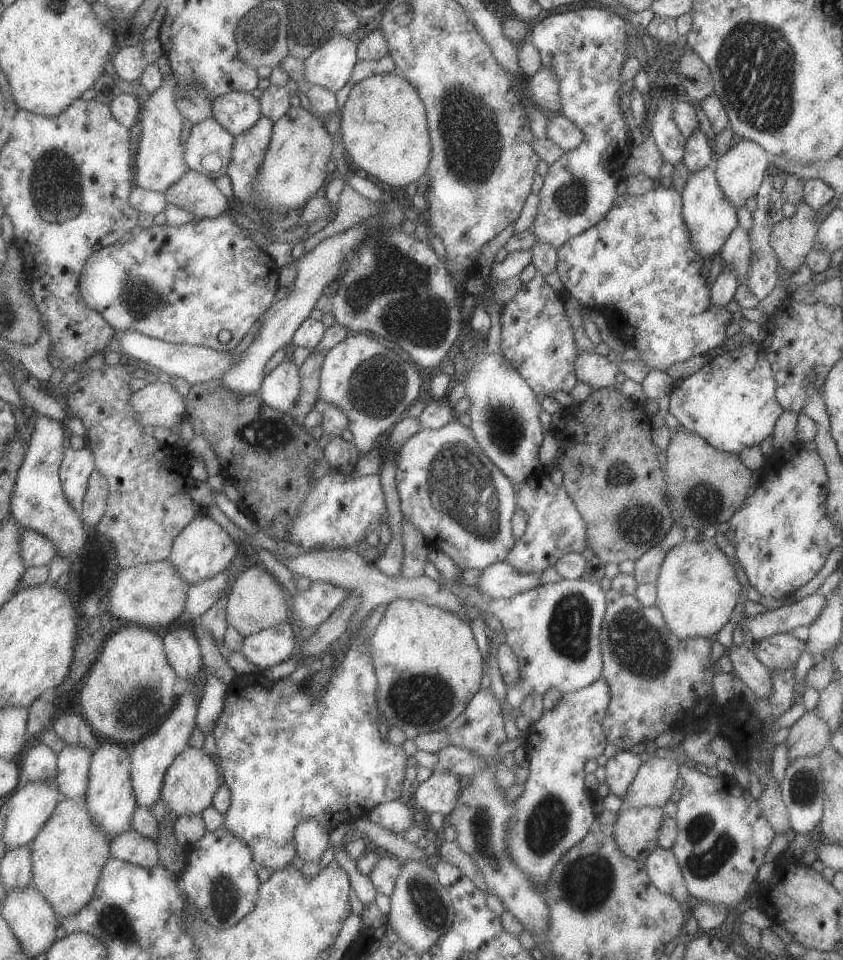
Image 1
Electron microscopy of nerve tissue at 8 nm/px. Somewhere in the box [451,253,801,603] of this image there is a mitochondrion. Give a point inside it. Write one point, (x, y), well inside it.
(638, 521)

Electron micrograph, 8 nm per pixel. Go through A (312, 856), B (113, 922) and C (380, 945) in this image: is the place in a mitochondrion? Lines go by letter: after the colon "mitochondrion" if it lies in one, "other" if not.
A: other
B: mitochondrion
C: other

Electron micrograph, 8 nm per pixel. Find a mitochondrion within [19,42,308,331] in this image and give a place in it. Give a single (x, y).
(57, 187)

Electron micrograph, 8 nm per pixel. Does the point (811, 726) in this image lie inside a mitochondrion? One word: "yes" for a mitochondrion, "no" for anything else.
no

